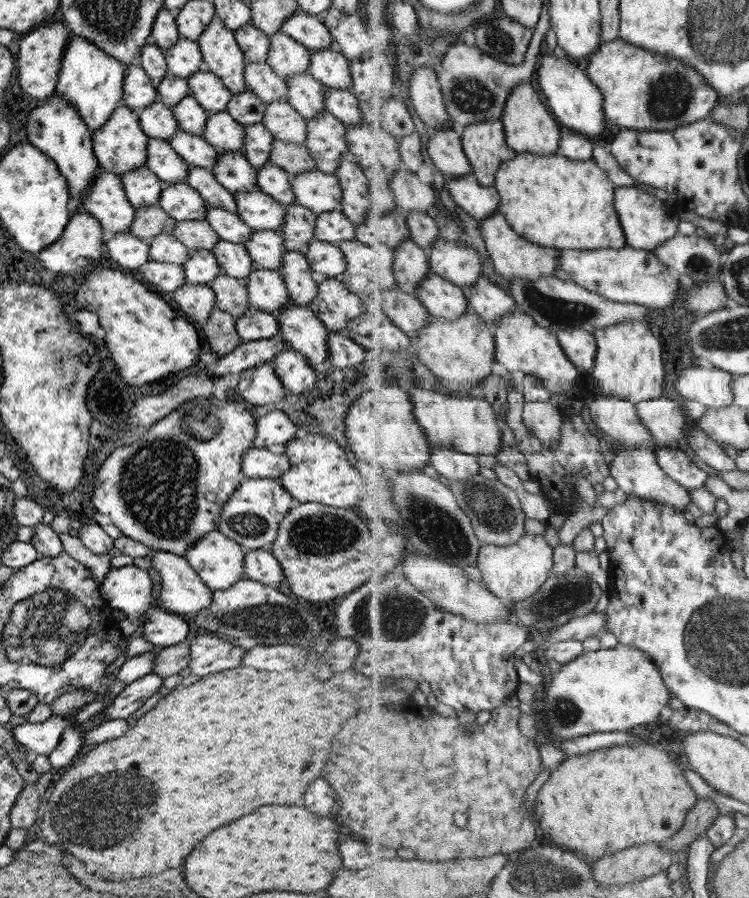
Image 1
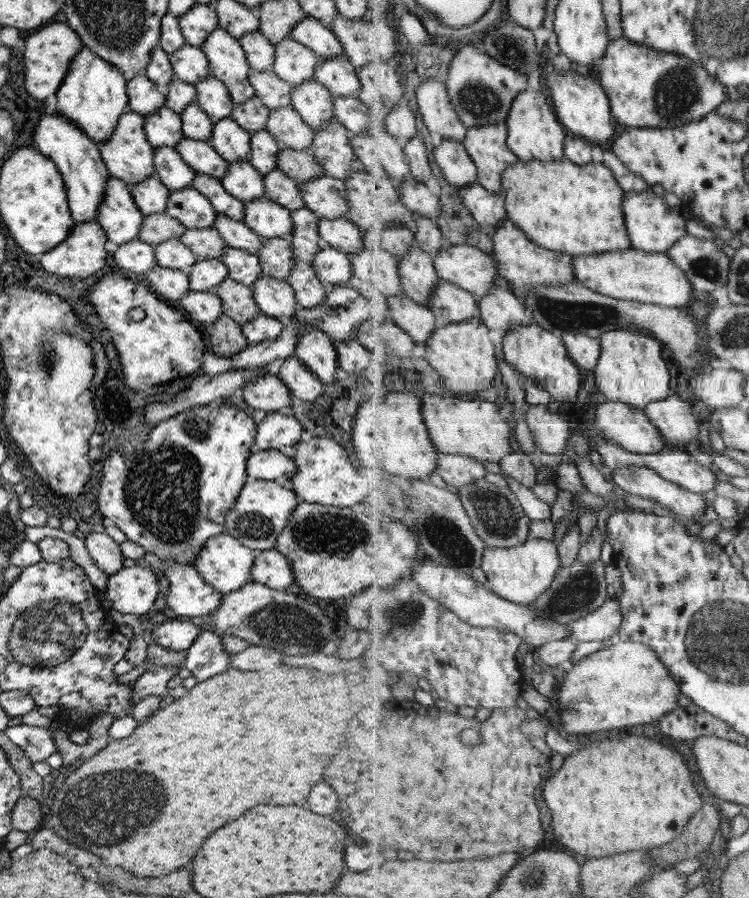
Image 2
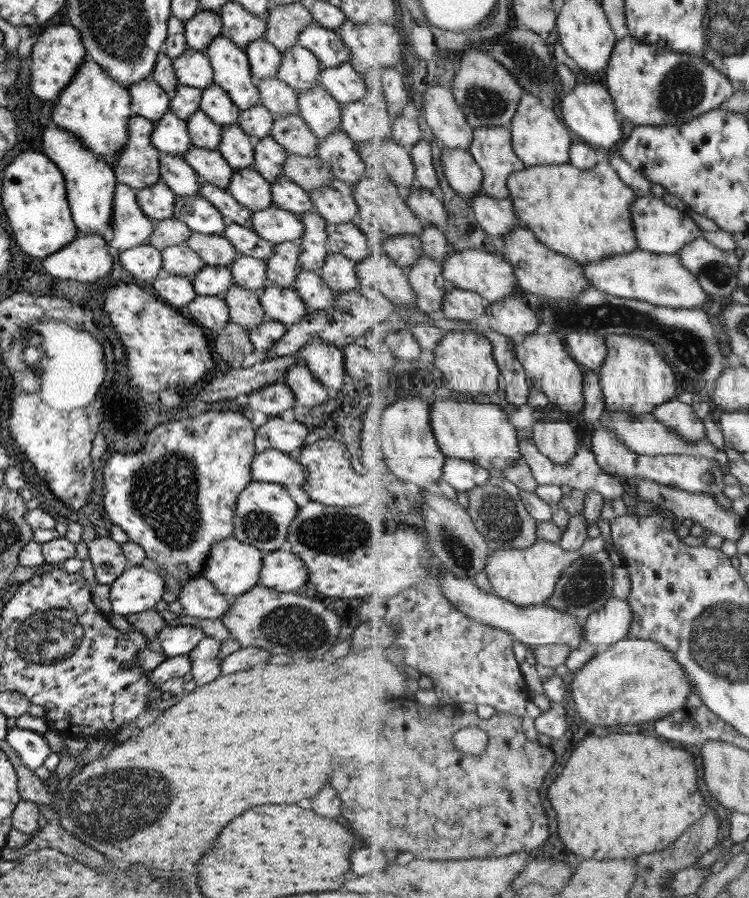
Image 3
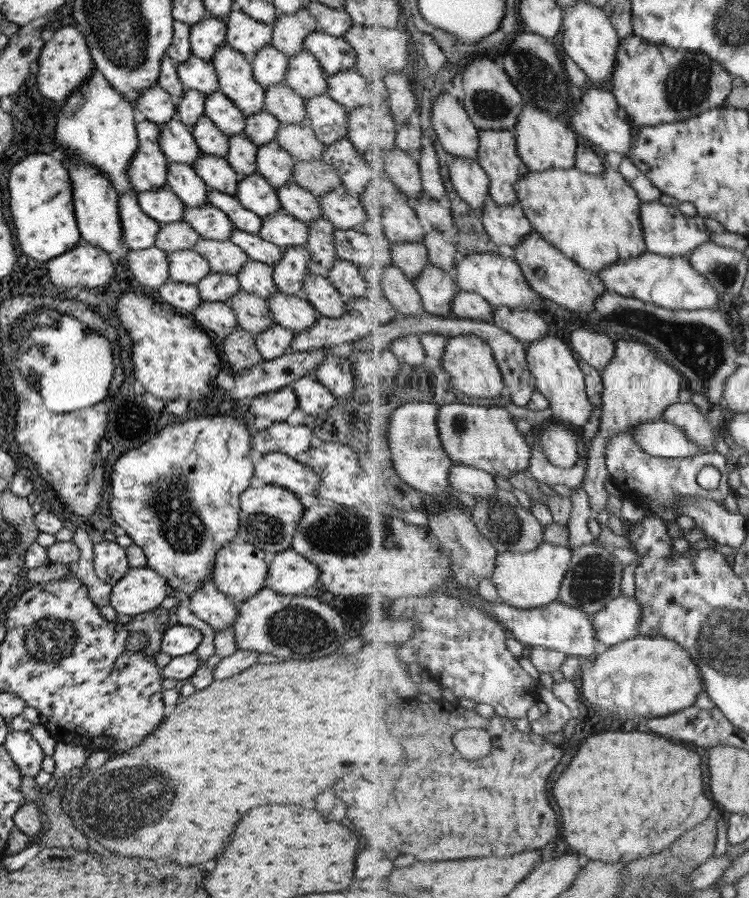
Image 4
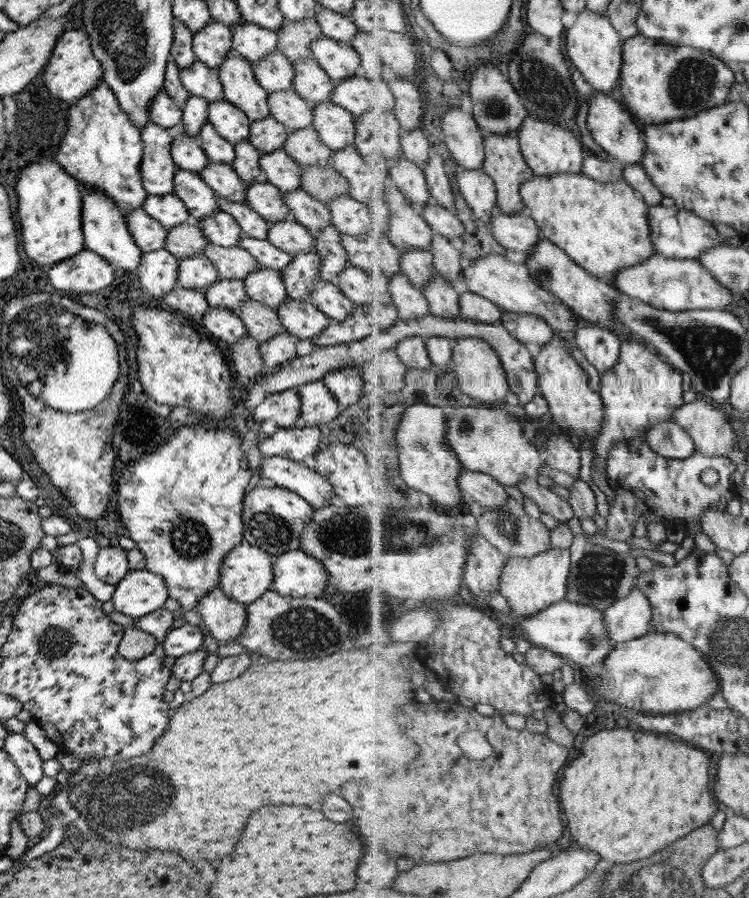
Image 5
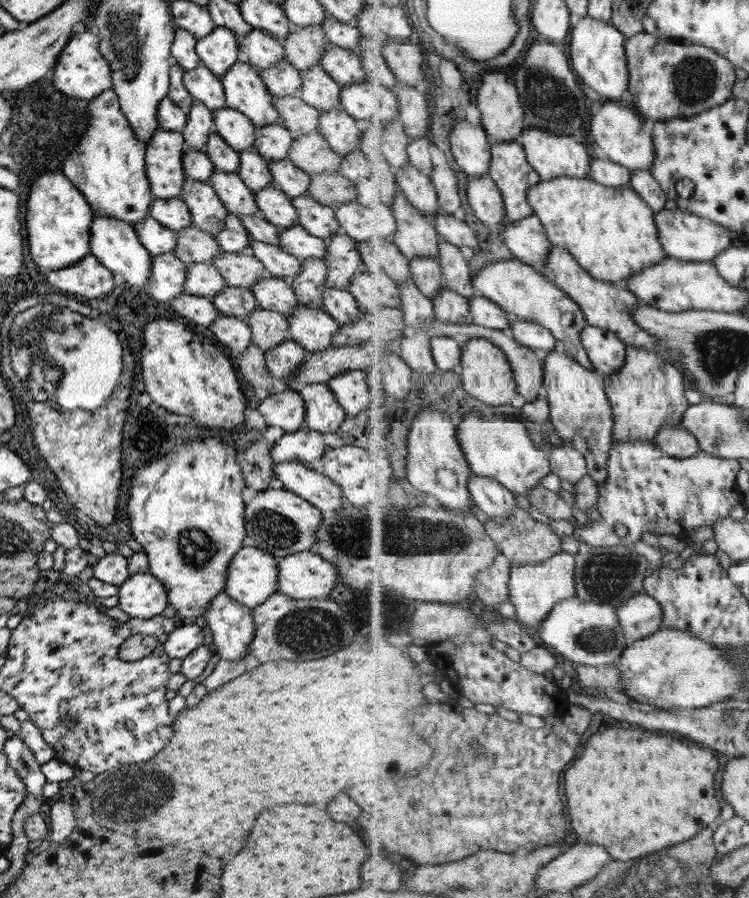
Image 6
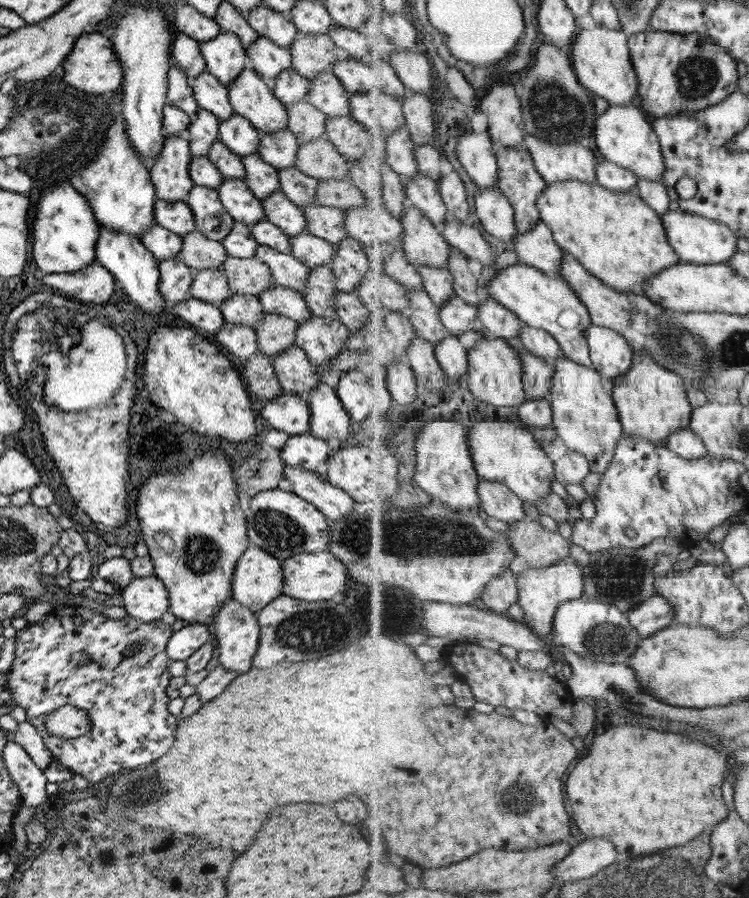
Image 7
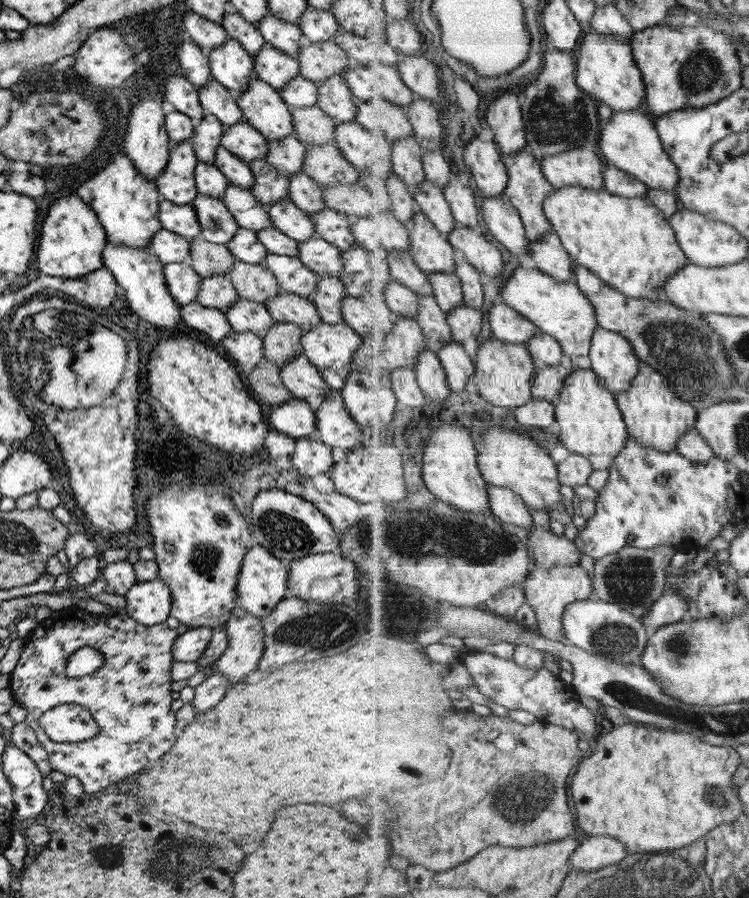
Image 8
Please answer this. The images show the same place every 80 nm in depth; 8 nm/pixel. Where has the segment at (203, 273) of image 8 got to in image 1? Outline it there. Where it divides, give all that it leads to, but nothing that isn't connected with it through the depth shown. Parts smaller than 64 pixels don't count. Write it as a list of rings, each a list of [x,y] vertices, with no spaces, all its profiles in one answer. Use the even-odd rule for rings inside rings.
[[[157,205],[134,207],[133,220],[128,232],[148,242],[160,232],[171,233],[176,220]]]

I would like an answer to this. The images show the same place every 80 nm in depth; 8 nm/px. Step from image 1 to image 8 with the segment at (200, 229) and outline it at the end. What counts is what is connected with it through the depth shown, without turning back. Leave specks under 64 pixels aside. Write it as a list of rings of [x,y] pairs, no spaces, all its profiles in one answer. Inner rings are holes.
[[[235,260],[231,269],[227,278],[233,283],[238,299],[265,304],[269,298],[281,292],[275,277],[261,263],[249,264]]]

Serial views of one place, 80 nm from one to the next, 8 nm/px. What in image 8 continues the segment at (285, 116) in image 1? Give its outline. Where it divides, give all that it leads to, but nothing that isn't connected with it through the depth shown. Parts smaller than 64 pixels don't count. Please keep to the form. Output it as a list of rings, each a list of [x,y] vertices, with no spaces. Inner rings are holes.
[[[333,144],[307,147],[302,160],[302,170],[321,188],[327,185],[355,183],[359,173]]]

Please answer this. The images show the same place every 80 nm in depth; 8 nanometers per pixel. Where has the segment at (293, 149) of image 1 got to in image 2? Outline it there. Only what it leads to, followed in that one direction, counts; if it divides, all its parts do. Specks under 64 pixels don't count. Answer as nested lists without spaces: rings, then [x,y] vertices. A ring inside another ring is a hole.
[[[281,146],[277,151],[276,167],[292,178],[296,184],[325,175],[323,167],[309,151],[293,150],[285,146]]]

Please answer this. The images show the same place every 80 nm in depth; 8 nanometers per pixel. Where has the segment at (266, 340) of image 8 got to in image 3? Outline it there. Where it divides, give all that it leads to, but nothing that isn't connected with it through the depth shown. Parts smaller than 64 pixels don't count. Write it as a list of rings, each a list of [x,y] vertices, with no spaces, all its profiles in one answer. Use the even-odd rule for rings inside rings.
[[[232,284],[227,288],[221,299],[229,310],[229,321],[251,330],[261,321],[268,321],[269,317],[263,313],[259,305],[260,290],[245,290]]]

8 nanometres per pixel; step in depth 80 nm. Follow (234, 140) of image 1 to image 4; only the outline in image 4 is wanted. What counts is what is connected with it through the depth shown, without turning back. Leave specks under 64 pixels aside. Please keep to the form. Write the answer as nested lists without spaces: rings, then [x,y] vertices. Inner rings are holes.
[[[243,134],[228,136],[228,147],[224,159],[241,177],[256,172],[256,146]]]

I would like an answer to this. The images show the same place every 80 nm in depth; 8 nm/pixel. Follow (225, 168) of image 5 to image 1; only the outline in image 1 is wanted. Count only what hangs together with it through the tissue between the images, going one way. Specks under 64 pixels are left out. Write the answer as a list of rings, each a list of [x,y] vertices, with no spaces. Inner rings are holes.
[[[181,129],[169,137],[169,146],[184,160],[187,166],[196,166],[212,172],[219,153],[204,138]]]

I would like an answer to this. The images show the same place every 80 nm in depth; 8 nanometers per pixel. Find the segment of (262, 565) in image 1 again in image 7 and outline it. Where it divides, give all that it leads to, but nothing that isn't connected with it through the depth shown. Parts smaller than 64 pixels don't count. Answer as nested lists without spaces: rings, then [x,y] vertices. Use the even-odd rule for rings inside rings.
[[[329,551],[294,554],[281,561],[282,565],[282,594],[289,598],[296,598],[305,602],[319,602],[329,600],[337,596],[337,592],[347,591],[349,575],[339,559],[335,558]]]

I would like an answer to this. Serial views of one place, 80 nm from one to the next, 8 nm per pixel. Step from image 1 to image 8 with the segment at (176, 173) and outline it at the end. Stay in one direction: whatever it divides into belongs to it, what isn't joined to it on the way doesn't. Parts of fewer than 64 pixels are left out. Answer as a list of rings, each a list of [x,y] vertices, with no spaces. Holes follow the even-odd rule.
[[[197,193],[190,205],[197,217],[201,239],[224,245],[236,233],[237,223],[221,200]]]

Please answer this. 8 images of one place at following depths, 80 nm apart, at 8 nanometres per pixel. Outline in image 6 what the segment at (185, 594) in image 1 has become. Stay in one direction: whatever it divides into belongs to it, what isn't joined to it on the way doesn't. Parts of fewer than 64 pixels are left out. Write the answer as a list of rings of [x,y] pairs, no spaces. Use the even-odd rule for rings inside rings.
[[[221,591],[209,601],[200,623],[215,645],[218,660],[238,661],[249,656],[248,644],[254,633],[250,608]]]

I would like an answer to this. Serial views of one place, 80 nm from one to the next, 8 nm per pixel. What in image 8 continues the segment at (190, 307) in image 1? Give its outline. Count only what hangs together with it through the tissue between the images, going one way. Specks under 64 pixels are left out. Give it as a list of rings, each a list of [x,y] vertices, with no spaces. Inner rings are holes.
[[[231,331],[227,338],[221,340],[221,346],[226,358],[234,360],[234,364],[240,364],[244,372],[249,372],[263,357],[261,338],[252,332]]]

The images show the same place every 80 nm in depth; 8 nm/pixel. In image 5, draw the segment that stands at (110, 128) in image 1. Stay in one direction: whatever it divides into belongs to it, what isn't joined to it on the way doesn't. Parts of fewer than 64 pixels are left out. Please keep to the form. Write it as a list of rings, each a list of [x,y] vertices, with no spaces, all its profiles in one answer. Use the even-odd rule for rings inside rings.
[[[151,121],[138,131],[143,145],[138,168],[143,190],[157,196],[173,194],[172,176],[177,166],[170,155],[171,131]]]

